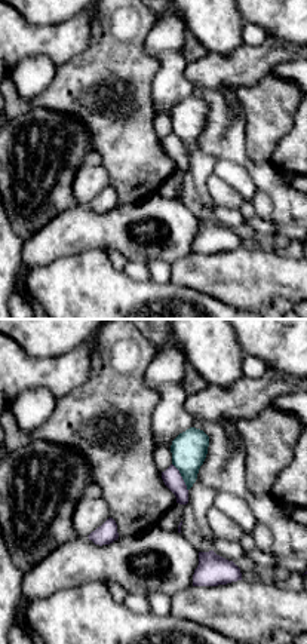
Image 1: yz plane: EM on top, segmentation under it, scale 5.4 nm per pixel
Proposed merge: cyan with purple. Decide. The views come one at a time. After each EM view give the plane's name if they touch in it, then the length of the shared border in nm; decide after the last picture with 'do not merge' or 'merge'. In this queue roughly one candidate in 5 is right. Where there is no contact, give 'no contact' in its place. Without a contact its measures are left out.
yz | 170 nm

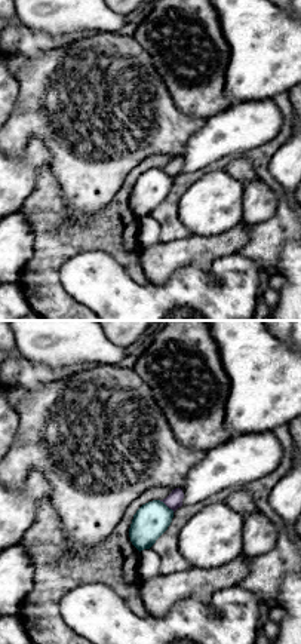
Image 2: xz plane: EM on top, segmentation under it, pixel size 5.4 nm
xz | 110 nm

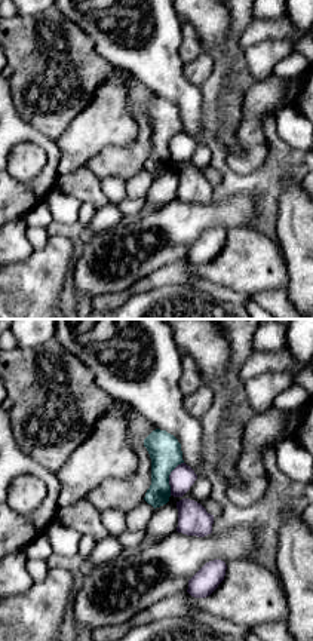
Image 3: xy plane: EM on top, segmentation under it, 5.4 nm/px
xy | 200 nm

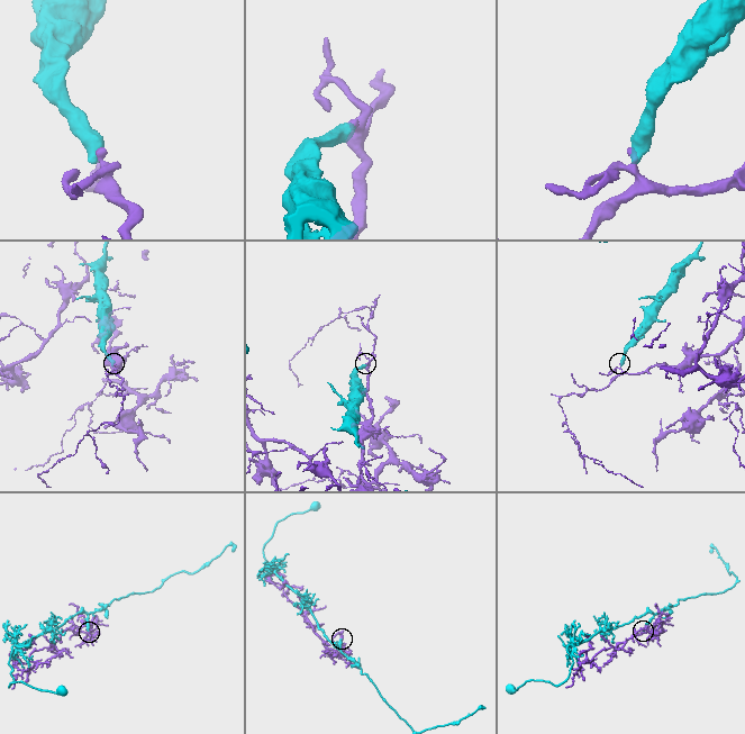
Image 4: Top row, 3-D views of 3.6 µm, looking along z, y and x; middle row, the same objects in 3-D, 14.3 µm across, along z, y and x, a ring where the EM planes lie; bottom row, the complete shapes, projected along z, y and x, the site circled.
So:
do not merge

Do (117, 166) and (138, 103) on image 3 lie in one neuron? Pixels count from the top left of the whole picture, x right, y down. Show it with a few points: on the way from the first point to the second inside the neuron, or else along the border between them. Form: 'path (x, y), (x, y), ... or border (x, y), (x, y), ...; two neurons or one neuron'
path (134, 150), (144, 140), (141, 119); one neuron

